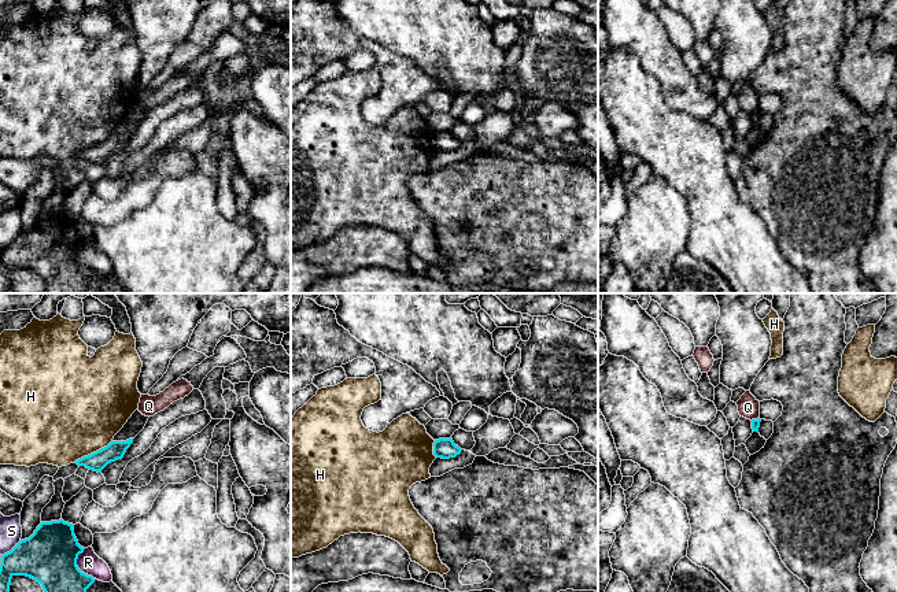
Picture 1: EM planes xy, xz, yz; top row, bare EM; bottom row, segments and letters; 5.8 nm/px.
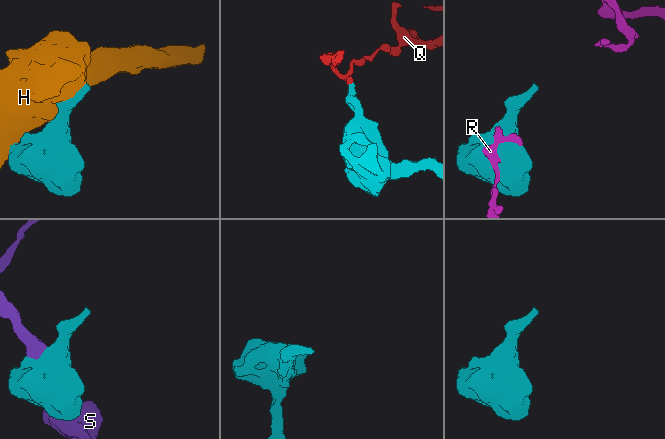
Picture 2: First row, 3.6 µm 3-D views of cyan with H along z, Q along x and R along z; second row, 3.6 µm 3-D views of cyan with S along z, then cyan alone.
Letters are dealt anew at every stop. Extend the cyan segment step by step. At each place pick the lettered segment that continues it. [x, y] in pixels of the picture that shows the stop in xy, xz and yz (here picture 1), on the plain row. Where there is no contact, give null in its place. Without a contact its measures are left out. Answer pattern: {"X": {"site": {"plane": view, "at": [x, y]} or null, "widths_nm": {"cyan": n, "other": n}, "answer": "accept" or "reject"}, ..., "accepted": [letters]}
{"H": {"site": {"plane": "xy", "at": [93, 145]}, "widths_nm": {"cyan": 110, "other": 500}, "answer": "reject"}, "Q": {"site": {"plane": "yz", "at": [755, 113]}, "widths_nm": {"cyan": 50, "other": 130}, "answer": "reject"}, "R": {"site": {"plane": "xy", "at": [77, 259]}, "widths_nm": {"cyan": 320, "other": 140}, "answer": "reject"}, "S": {"site": {"plane": "xy", "at": [13, 241]}, "widths_nm": {"cyan": 320, "other": 130}, "answer": "reject"}, "accepted": []}

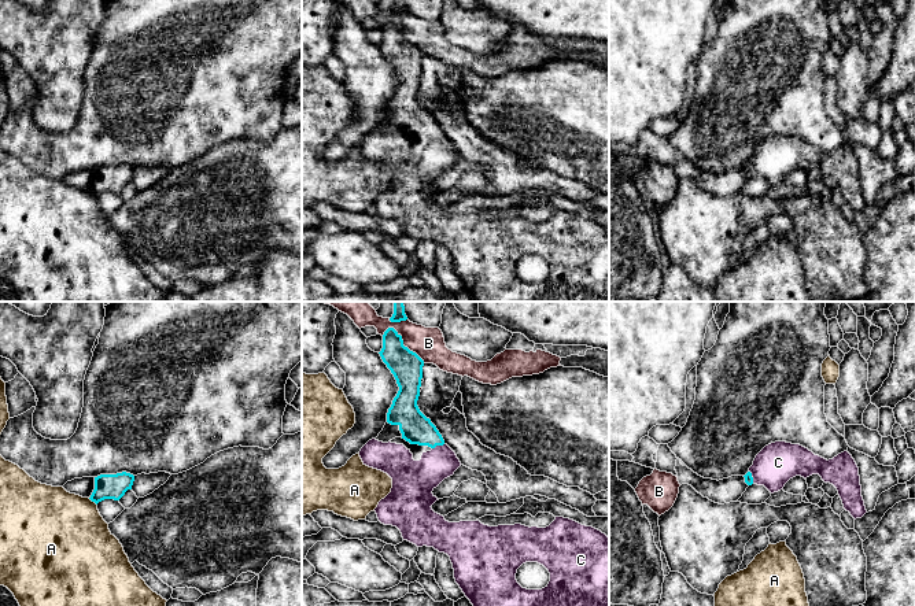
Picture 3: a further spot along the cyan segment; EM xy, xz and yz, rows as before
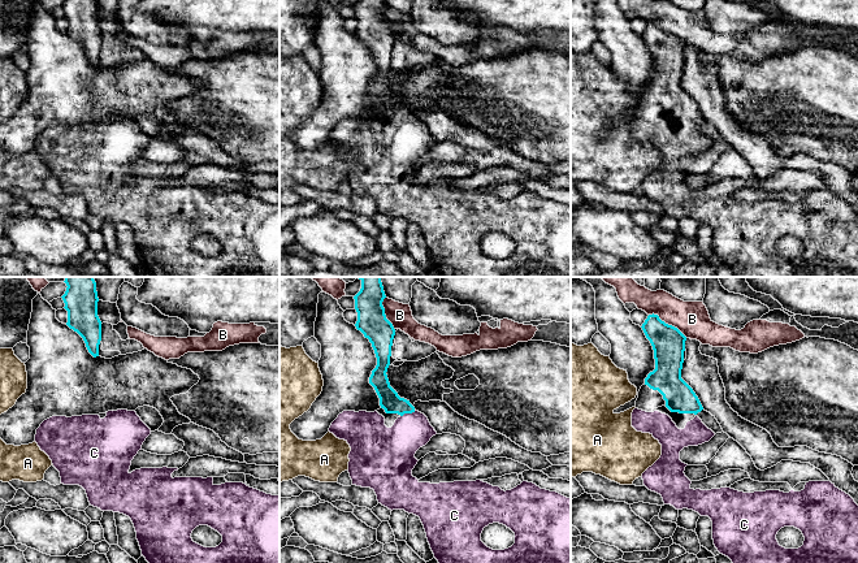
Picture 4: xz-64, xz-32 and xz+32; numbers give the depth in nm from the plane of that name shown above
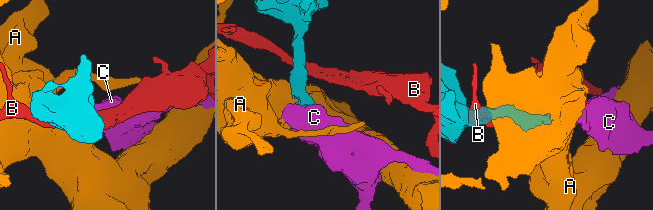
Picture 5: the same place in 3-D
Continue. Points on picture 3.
{"A": {"site": {"plane": "xy", "at": [92, 194]}, "widths_nm": {"cyan": 140, "other": 480}, "answer": "reject"}, "B": {"site": {"plane": "xz", "at": [402, 34]}, "widths_nm": {"cyan": 190, "other": 190}, "answer": "reject"}, "C": {"site": {"plane": "xz", "at": [438, 137]}, "widths_nm": {"cyan": 180, "other": 240}, "answer": "accept"}, "accepted": ["C"]}

